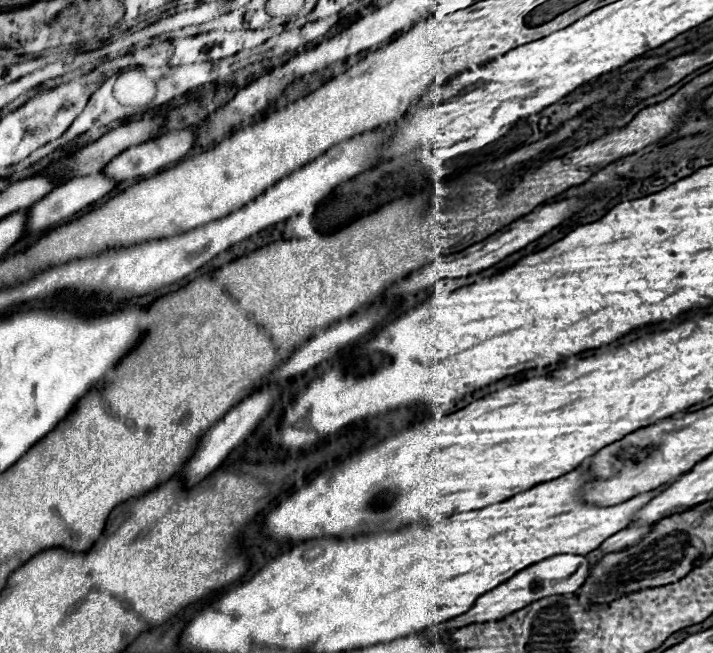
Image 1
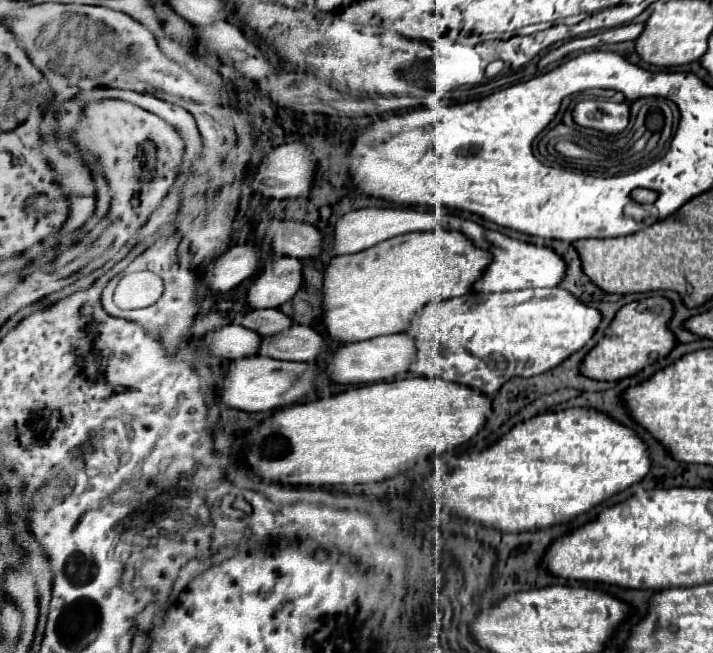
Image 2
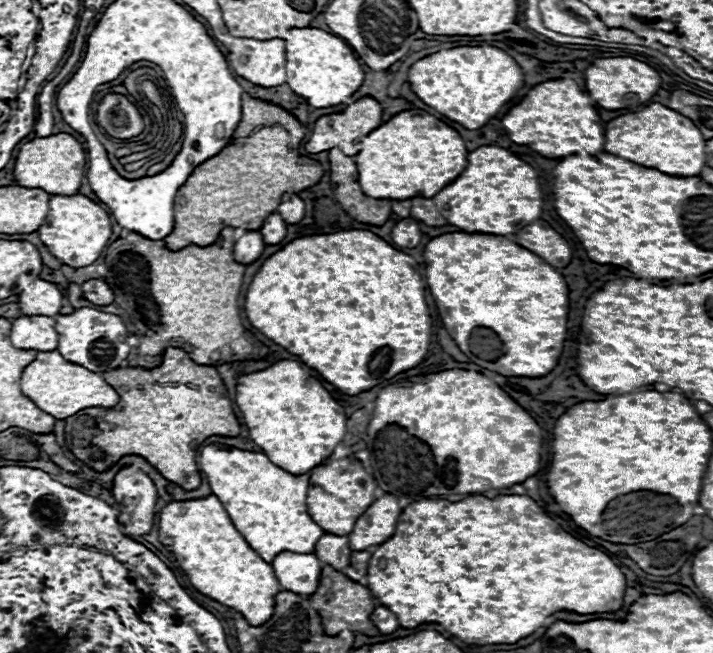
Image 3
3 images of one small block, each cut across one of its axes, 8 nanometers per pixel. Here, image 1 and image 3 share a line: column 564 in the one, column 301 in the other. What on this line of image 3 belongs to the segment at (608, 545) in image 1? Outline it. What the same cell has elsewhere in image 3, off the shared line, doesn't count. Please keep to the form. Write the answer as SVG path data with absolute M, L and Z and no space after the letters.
M280 552L272 560L274 576L280 586L290 592L312 594L318 588L322 562L314 554L296 554L296 552Z

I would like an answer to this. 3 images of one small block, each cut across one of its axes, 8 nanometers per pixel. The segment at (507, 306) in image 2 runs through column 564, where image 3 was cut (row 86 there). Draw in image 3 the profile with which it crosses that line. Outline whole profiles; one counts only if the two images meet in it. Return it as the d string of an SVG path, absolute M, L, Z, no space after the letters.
M290 28L286 38L286 84L314 108L336 106L352 96L364 82L354 50L338 36L320 28Z

